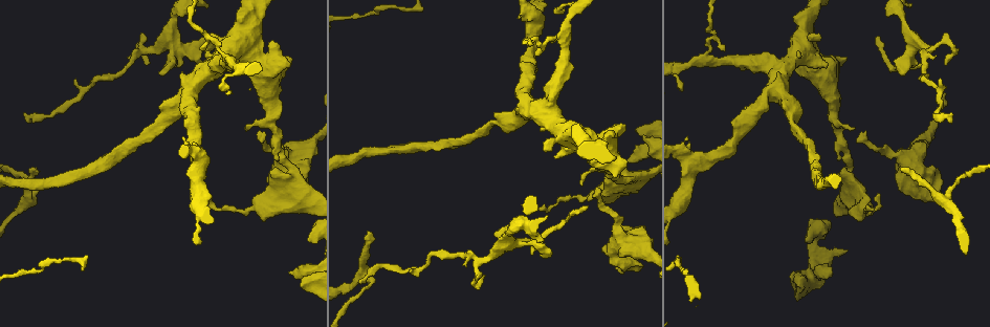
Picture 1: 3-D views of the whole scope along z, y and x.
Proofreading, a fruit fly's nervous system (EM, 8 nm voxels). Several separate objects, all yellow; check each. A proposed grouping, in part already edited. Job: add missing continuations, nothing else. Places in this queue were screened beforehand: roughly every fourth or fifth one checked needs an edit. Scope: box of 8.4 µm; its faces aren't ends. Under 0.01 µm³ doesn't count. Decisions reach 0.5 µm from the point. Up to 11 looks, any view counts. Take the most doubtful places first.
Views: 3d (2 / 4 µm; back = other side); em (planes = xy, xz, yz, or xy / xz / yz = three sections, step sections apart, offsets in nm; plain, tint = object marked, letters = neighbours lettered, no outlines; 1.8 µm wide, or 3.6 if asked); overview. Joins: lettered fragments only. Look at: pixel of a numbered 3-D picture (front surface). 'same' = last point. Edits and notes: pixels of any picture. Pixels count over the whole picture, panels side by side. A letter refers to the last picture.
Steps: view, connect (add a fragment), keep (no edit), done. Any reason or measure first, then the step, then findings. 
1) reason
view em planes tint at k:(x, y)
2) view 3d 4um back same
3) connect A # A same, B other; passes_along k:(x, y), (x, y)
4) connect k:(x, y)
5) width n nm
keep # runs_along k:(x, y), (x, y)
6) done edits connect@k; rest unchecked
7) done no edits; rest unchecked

an open end
view em xz step 16 letters at 1:(290, 273)

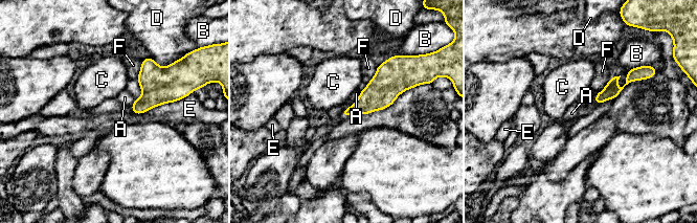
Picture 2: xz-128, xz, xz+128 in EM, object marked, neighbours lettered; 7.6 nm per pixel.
another direction
view em planes letters same

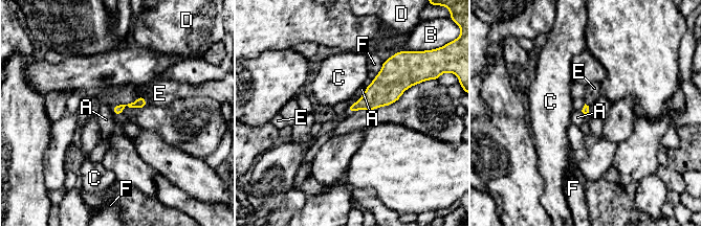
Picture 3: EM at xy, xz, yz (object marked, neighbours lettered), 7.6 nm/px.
keep # A other, B other, C other, D other, E other, F other; border 3:(366, 88), (359, 98); no lettered fragment goes on from it

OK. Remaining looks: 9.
view 3d 2um back at 1:(900, 170)

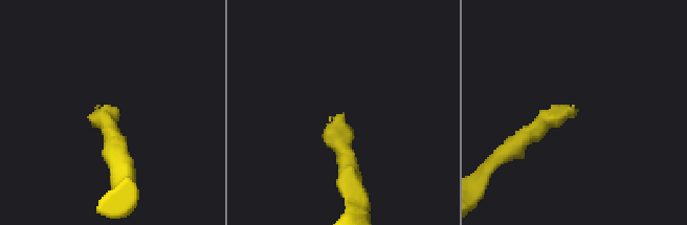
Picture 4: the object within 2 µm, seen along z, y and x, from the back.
shape alone is not enough
view em planes letters at 4:(333, 118)

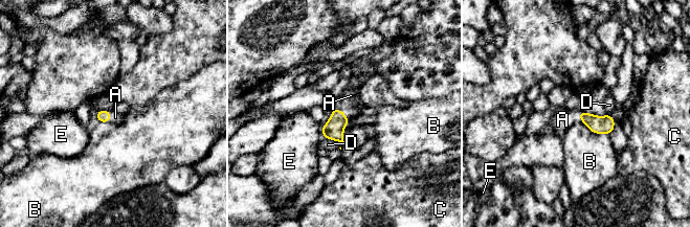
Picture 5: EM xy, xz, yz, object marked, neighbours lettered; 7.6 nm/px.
connect A # A same, B other, C other, D other, E other; the neuron continues

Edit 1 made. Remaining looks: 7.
end of a long branch
view 3d 2um at 1:(360, 280)

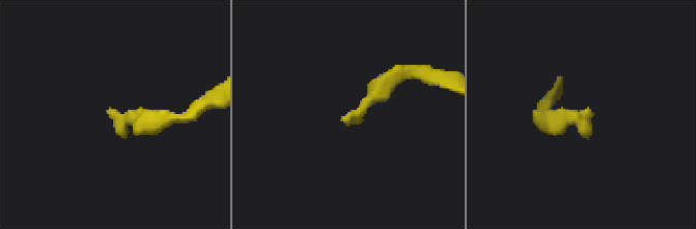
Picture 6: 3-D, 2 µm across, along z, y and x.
need the tissue
view em xz step 8 tint at 6:(112, 109)

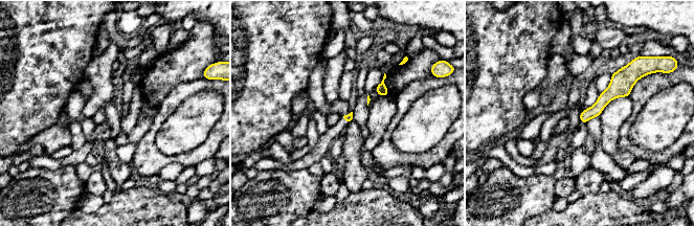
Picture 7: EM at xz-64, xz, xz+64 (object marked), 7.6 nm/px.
cut it another way
view em planes letters same

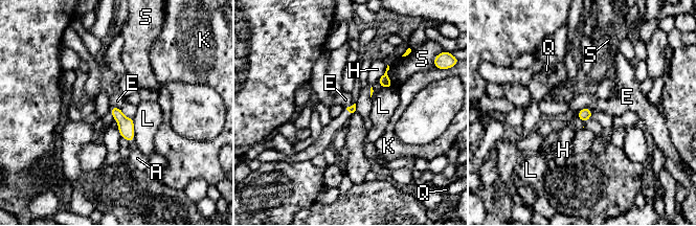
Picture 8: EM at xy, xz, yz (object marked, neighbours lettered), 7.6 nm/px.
keep # A other, E other, H other, K other, L other, Q other, S other; border 8:(588, 107), (584, 107), (576, 115); no lettered fragment goes on from it

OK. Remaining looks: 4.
a fork
view em 3.6um planes letters at 1:(526, 111)

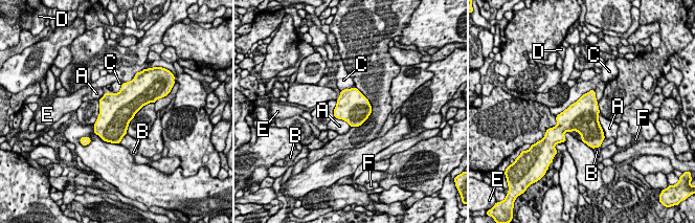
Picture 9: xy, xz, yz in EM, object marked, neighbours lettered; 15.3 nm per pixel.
connect D # A other, B other, C other, D same, E other, F other; the neuron continues

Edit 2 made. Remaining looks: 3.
done edits connect@5, connect@9; rest unchecked

